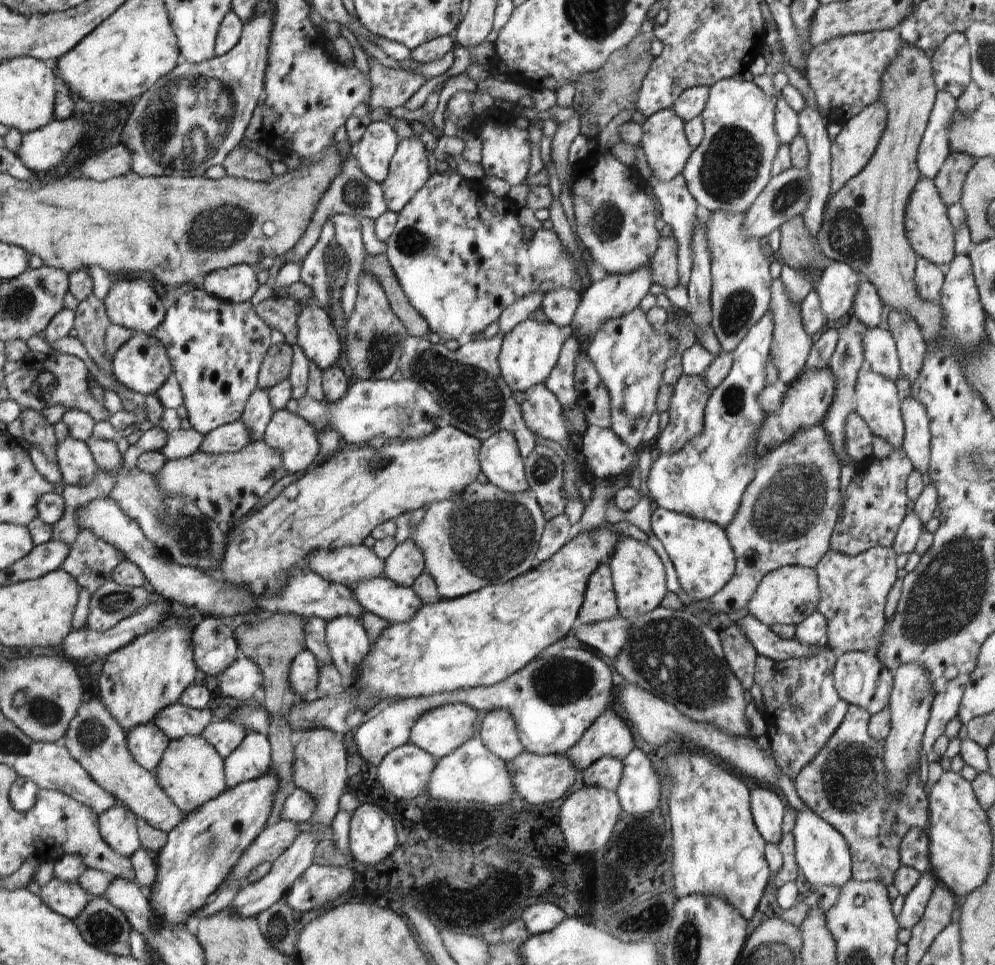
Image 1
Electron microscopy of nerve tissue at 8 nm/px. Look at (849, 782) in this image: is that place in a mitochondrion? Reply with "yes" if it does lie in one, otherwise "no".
yes

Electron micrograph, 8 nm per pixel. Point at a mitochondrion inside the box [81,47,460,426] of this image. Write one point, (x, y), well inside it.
(186, 121)

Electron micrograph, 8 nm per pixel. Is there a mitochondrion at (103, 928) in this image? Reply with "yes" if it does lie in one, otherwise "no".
yes

